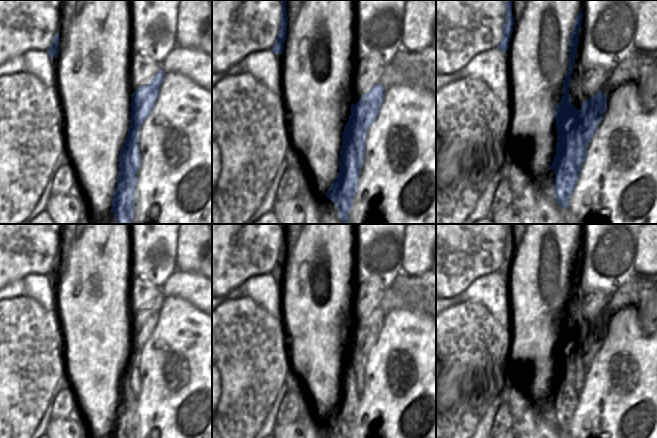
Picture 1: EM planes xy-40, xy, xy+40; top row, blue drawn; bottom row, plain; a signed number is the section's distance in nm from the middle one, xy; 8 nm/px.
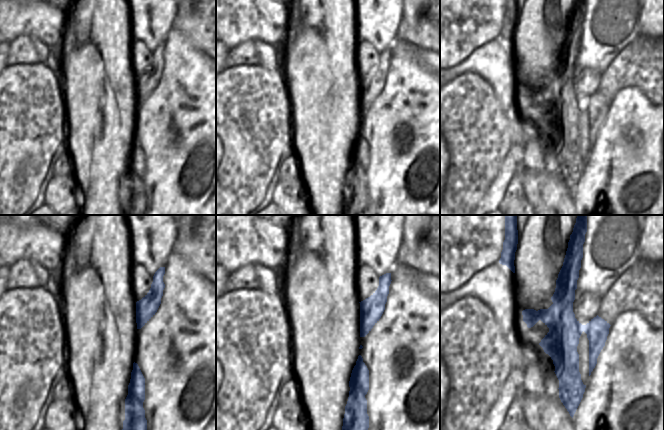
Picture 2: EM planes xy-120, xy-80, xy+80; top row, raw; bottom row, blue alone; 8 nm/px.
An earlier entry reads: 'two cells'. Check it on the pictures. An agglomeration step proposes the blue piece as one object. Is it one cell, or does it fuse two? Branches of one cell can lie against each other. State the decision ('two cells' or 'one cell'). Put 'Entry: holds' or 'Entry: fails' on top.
Entry: holds
two cells

